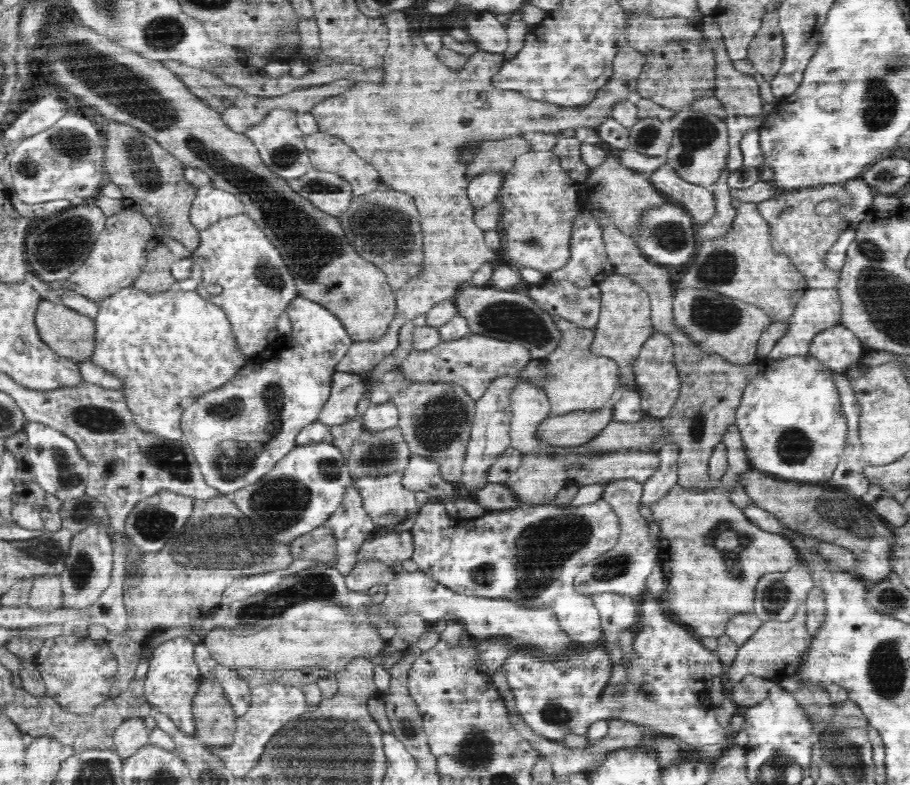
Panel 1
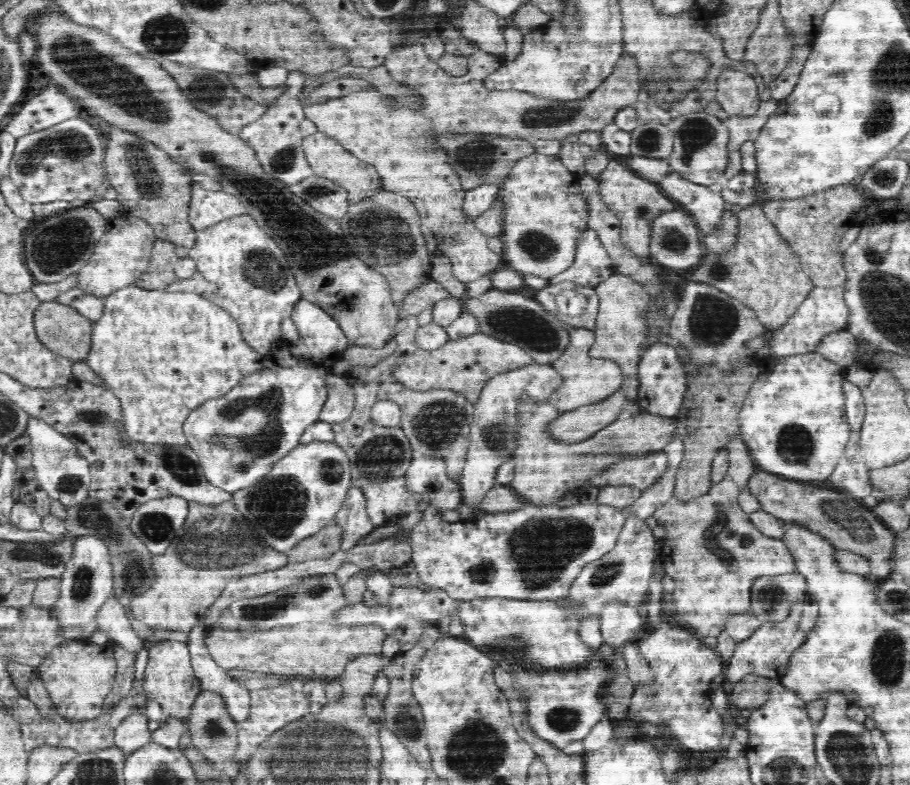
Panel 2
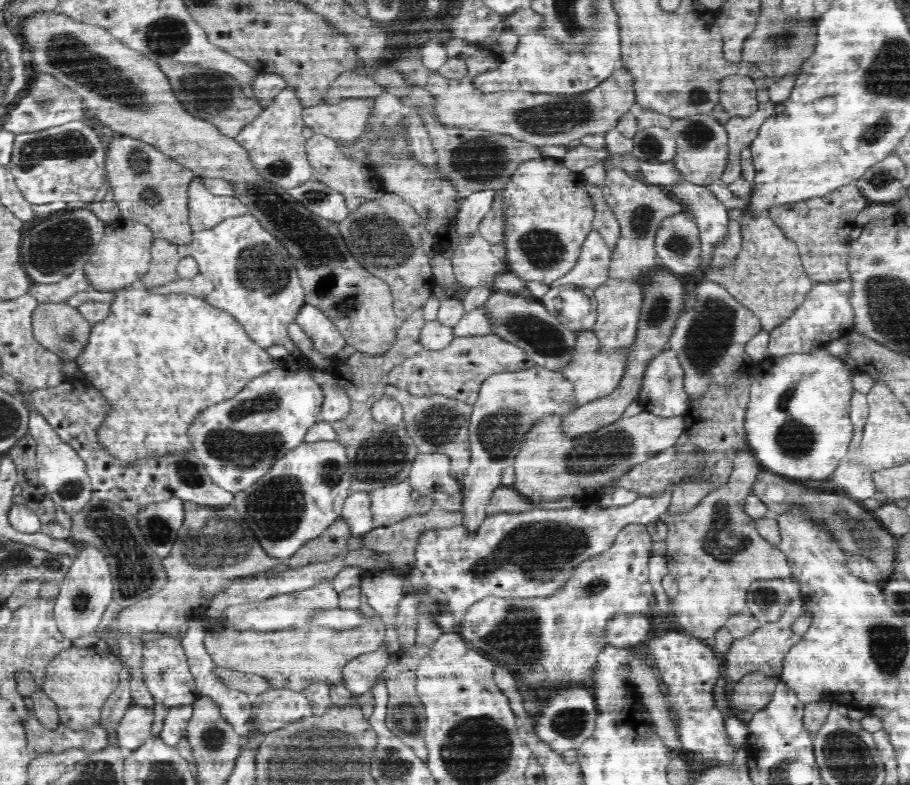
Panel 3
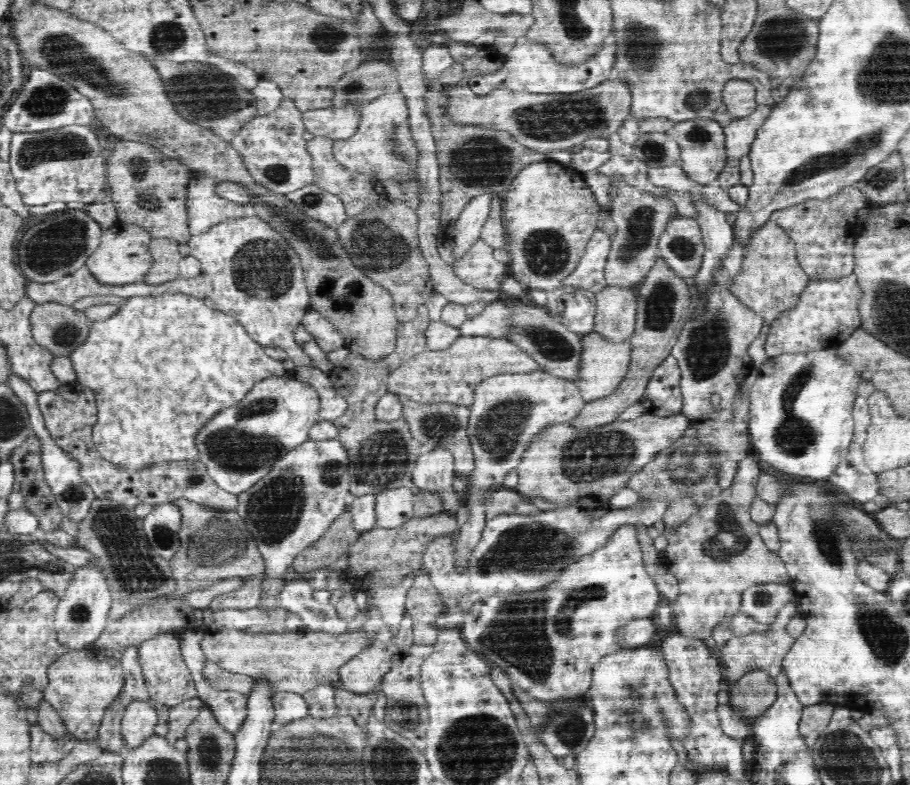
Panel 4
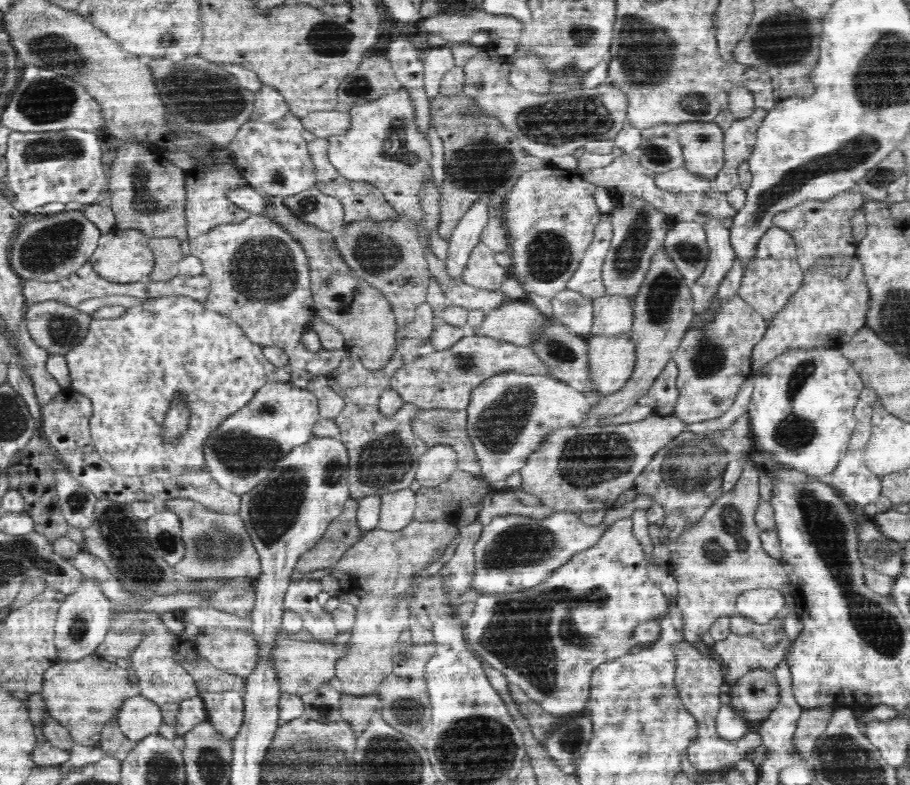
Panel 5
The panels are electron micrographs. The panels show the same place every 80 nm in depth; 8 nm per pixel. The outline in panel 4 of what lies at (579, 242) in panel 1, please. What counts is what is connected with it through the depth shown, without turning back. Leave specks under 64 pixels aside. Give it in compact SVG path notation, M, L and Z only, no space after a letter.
M597 228L586 246L584 256L570 276L562 280L562 285L588 290L596 295L606 288L605 266L611 251L610 235Z

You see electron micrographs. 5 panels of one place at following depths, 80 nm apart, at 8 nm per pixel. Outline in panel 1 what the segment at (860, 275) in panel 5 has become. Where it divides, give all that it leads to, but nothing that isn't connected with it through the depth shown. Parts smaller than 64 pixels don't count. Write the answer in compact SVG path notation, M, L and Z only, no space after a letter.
M808 288L789 320L791 323L788 332L778 339L778 342L776 342L770 351L768 358L780 360L792 356L809 355L808 350L810 350L810 344L812 344L812 340L816 338L816 335L834 326L839 326L841 324L841 317L842 302L840 301L838 289Z

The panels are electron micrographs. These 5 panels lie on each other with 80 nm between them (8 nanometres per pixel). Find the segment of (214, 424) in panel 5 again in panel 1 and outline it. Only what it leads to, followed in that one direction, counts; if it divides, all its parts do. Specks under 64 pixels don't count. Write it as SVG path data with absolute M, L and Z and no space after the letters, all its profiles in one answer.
M130 285L100 301L99 312L94 320L96 344L90 361L122 381L121 391L132 413L134 427L144 433L152 433L158 439L184 440L180 423L184 410L198 397L222 388L250 360L240 351L226 314L202 298L202 292L199 291L184 292L173 287L166 292L147 294Z

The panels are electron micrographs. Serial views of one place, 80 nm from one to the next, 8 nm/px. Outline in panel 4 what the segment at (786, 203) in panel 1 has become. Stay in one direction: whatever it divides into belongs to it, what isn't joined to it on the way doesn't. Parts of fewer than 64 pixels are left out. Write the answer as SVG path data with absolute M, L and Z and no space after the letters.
M855 184L830 198L808 199L773 212L769 220L782 227L794 241L797 261L810 279L838 280L853 273L854 244L860 227L858 216L869 204L867 196Z

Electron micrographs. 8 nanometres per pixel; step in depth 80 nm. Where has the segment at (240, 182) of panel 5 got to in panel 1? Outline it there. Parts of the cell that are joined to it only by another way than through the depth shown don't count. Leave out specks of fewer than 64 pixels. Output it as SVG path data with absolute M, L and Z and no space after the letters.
M206 184L197 187L189 213L191 223L202 230L218 220L244 214L246 209L246 205L233 194Z

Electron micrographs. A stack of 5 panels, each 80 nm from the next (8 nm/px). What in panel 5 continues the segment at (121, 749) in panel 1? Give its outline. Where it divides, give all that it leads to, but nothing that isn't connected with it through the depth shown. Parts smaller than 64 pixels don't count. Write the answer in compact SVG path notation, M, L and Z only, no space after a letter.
M138 694L124 701L117 715L117 723L125 737L138 743L146 736L158 734L162 711L149 698Z

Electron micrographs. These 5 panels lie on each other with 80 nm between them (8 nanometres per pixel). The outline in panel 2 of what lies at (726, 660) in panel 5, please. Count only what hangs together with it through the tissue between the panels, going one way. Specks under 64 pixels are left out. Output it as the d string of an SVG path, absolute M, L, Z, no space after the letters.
M798 602L798 604L793 604L788 616L781 620L780 622L766 622L760 625L748 638L738 641L730 660L728 661L728 667L726 668L726 675L722 679L728 680L730 682L737 683L742 680L747 674L757 674L764 678L779 678L787 671L787 664L789 663L790 655L806 640L807 634L802 632L798 628L799 620L802 616L802 608L804 604Z

